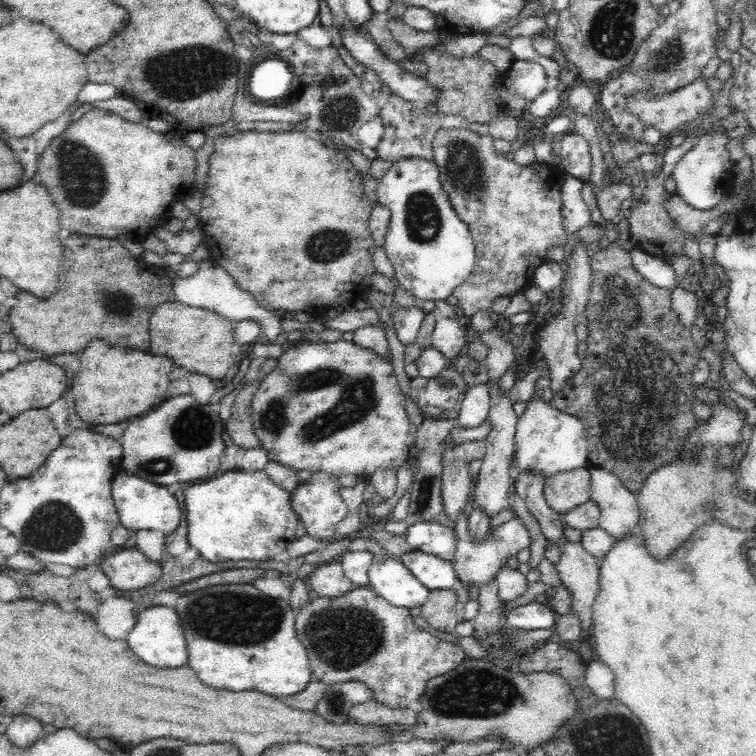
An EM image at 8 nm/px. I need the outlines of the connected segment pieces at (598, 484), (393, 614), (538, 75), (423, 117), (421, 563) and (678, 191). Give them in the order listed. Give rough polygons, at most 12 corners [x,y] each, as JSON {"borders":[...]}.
{"borders":[[[589,467],[599,527],[620,540],[638,530],[640,508],[623,480]],[[372,588],[296,613],[311,672],[388,708],[466,658]],[[513,59],[507,85],[531,101],[547,89],[535,60]],[[392,97],[378,109],[376,158],[433,160],[444,126],[427,105]],[[422,551],[399,561],[428,590],[453,588],[450,561]],[[704,133],[675,166],[675,194],[696,210],[724,196],[728,138]]]}

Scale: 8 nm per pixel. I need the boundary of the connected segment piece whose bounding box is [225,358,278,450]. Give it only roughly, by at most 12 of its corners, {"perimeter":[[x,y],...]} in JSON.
{"perimeter":[[266,358],[259,380],[243,387],[225,430],[242,449],[262,448],[253,429],[252,402],[276,366]]}

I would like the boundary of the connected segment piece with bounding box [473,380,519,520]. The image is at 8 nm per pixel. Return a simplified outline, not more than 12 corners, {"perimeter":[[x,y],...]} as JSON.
{"perimeter":[[498,382],[488,416],[492,431],[473,488],[491,520],[510,511],[508,460],[519,418]]}

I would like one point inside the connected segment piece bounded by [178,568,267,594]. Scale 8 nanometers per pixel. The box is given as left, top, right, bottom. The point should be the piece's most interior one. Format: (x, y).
(239, 576)

